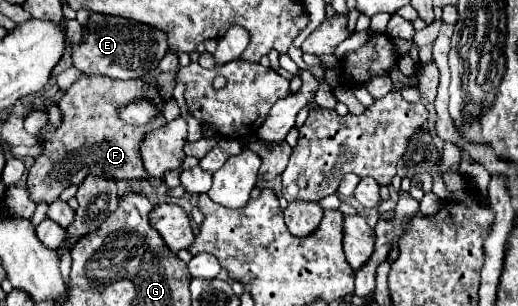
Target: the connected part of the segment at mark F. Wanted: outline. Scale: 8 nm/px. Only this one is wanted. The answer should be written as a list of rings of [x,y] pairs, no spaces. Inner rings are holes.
[[[83,74],[59,100],[59,108],[63,112],[63,124],[55,132],[49,132],[41,138],[45,152],[35,158],[35,164],[27,176],[27,190],[35,202],[53,202],[65,188],[81,186],[81,182],[91,174],[117,182],[147,180],[153,188],[159,188],[165,182],[165,176],[149,176],[145,172],[139,154],[141,138],[167,122],[163,118],[163,98],[153,86],[149,86],[149,82]],[[137,98],[147,98],[153,102],[153,106],[157,106],[157,116],[143,126],[127,124],[119,116],[121,106]]]

